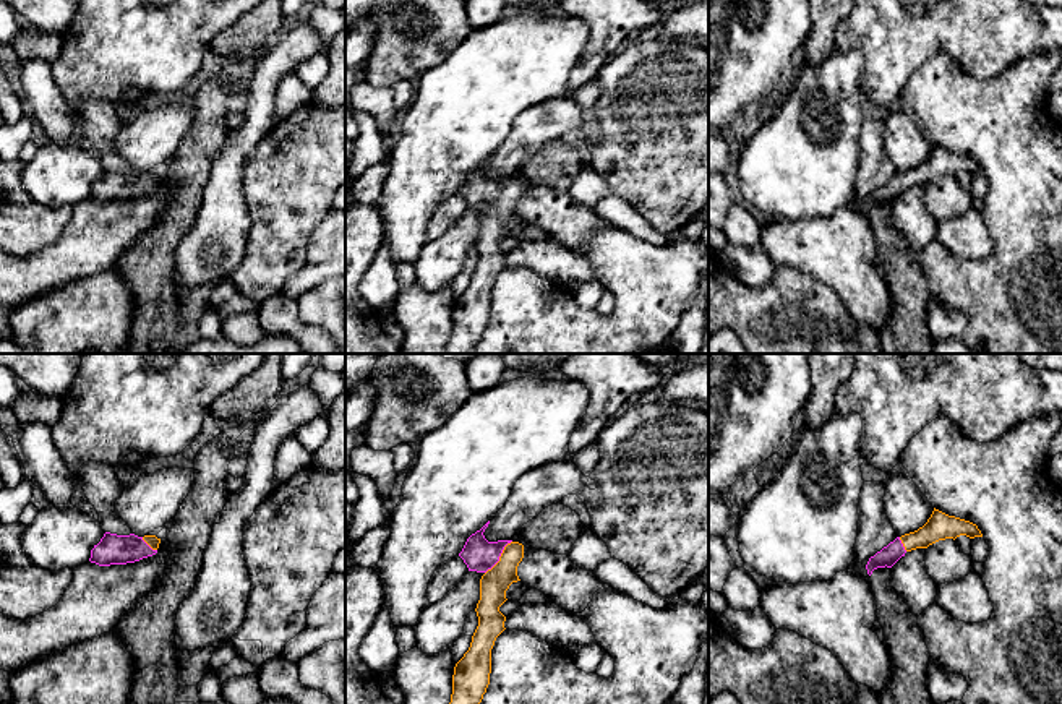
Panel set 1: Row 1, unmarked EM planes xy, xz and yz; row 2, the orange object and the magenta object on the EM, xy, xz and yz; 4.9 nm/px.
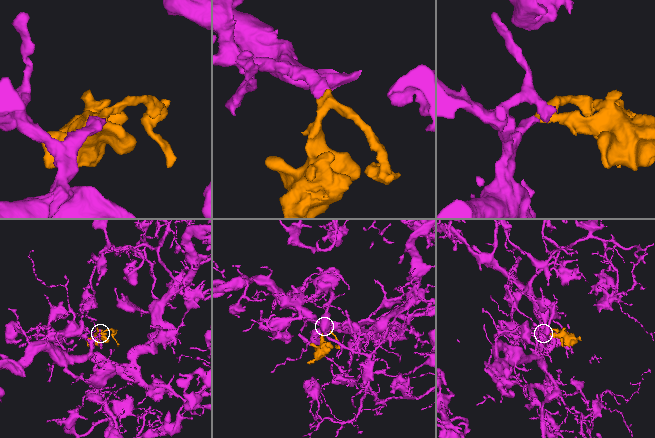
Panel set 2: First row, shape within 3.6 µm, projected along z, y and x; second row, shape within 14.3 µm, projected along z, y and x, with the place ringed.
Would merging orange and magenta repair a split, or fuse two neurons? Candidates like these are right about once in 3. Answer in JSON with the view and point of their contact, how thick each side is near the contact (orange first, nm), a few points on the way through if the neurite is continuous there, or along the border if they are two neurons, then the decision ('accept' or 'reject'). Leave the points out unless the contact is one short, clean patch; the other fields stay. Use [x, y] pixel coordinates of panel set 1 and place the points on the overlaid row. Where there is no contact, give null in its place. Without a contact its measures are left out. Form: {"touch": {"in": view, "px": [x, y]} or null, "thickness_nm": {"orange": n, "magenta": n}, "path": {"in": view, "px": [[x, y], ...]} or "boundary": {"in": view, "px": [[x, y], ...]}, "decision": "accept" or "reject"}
{"touch": {"in": "xz", "px": [500, 557]}, "thickness_nm": {"orange": 140, "magenta": 160}, "path": {"in": "xz", "px": [[493, 584], [500, 573], [500, 557], [480, 555]]}, "decision": "accept"}

